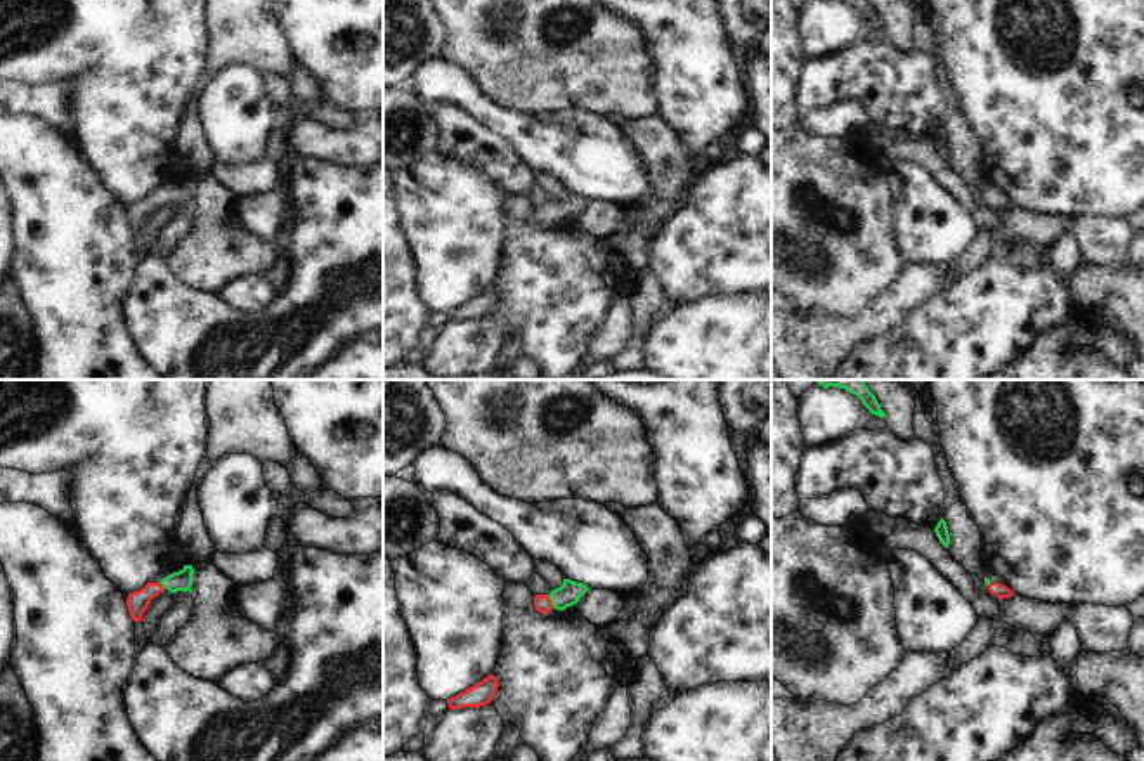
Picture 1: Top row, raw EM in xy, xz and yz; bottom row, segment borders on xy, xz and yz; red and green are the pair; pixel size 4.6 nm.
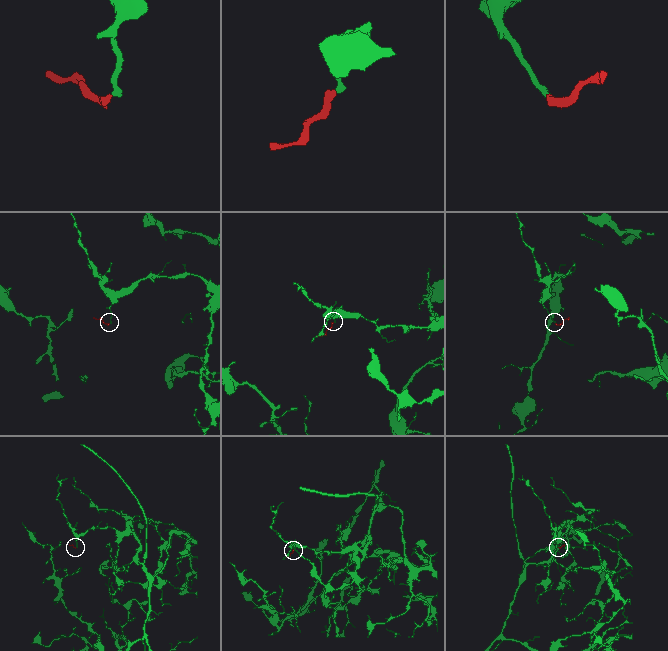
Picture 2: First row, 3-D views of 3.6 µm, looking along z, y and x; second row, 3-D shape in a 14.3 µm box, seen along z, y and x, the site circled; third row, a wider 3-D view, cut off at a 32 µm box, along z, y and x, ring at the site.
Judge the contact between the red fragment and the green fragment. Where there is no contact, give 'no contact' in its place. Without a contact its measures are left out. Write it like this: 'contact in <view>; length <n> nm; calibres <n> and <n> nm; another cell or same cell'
contact in xz; length 70 nm; calibres 80 and 110 nm; same cell

